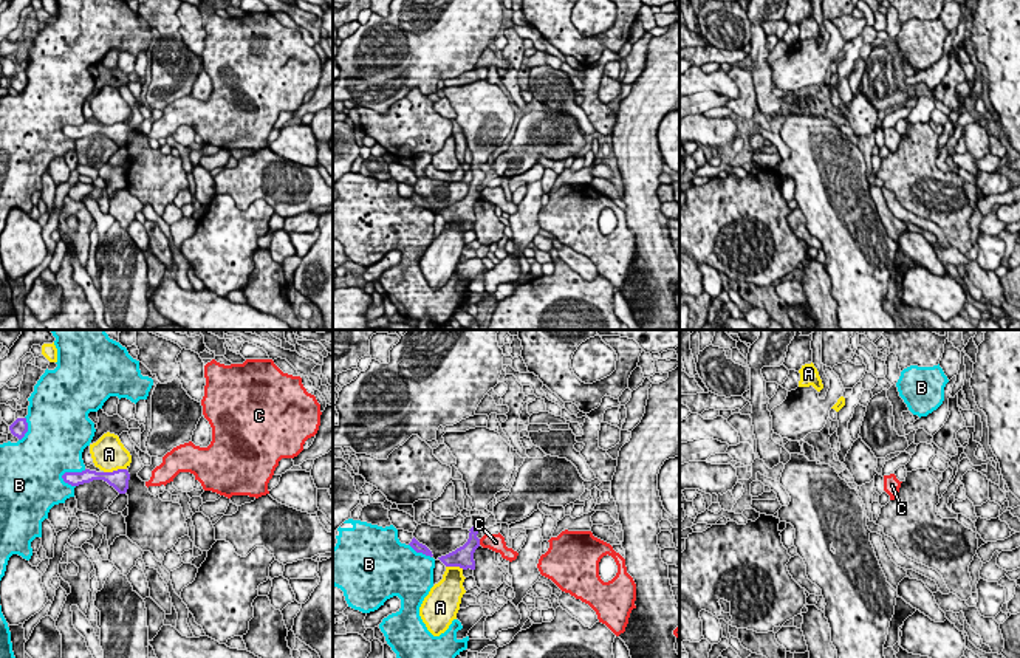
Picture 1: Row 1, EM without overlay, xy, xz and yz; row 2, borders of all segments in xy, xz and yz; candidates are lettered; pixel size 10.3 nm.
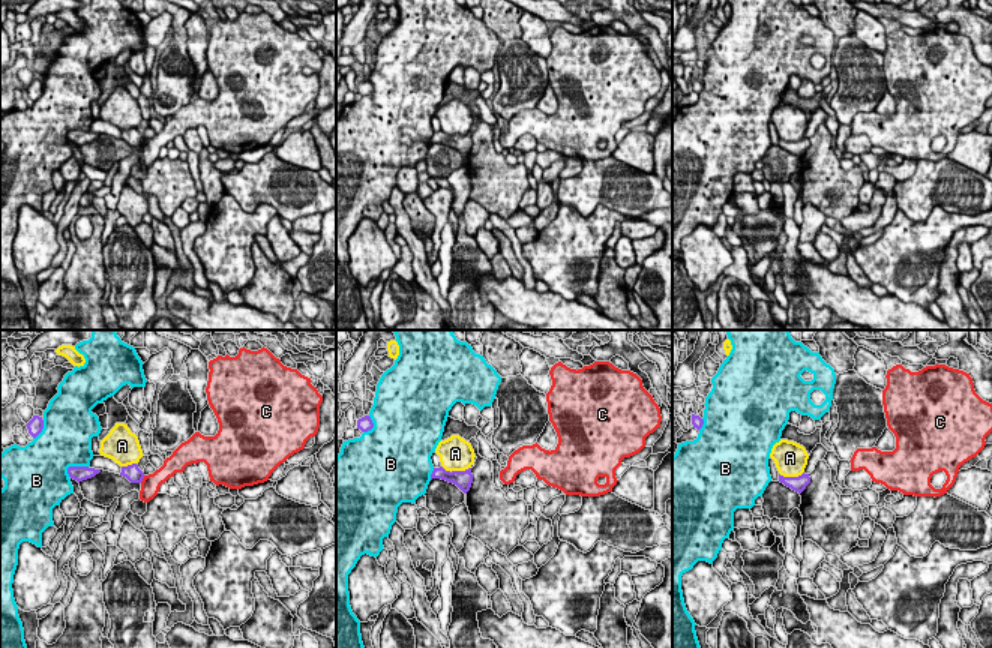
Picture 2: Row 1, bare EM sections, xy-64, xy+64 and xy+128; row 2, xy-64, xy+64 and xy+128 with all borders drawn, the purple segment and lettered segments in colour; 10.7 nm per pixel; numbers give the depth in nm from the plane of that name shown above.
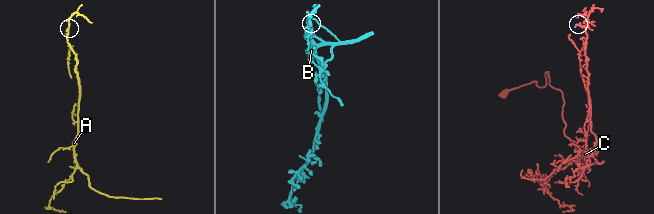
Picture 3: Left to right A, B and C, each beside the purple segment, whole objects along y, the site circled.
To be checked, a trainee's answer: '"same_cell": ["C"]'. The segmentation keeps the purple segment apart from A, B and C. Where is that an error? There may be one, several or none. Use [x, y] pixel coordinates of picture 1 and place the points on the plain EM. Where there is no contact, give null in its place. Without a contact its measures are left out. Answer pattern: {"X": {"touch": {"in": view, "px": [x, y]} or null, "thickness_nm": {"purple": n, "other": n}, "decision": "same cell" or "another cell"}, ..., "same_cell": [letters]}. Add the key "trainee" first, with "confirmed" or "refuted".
{"trainee": "refuted", "A": {"touch": {"in": "xy", "px": [115, 124]}, "thickness_nm": {"purple": 190, "other": 360}, "decision": "another cell"}, "B": {"touch": {"in": "xy", "px": [73, 126]}, "thickness_nm": {"purple": 160, "other": 420}, "decision": "another cell"}, "C": {"touch": {"in": "xz", "px": [479, 195]}, "thickness_nm": {"purple": 220, "other": 190}, "decision": "another cell"}, "same_cell": []}

